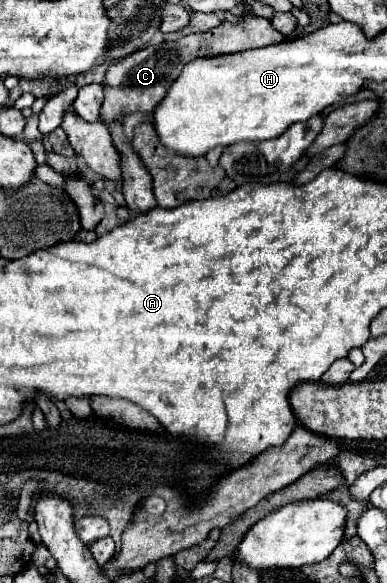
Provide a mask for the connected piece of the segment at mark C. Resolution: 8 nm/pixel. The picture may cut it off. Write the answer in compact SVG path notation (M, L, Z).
M246 17L244 23L232 25L224 21L210 33L196 33L196 35L186 35L174 43L164 41L162 45L156 47L146 47L140 49L124 59L118 59L110 65L102 87L104 87L104 103L100 109L100 121L102 123L112 123L118 119L124 119L130 113L150 113L154 105L166 95L168 87L174 83L174 79L180 75L182 67L192 61L194 57L204 57L204 55L226 55L226 53L238 53L246 49L256 49L256 47L268 47L268 45L278 45L286 37L278 33L268 19L264 17Z

